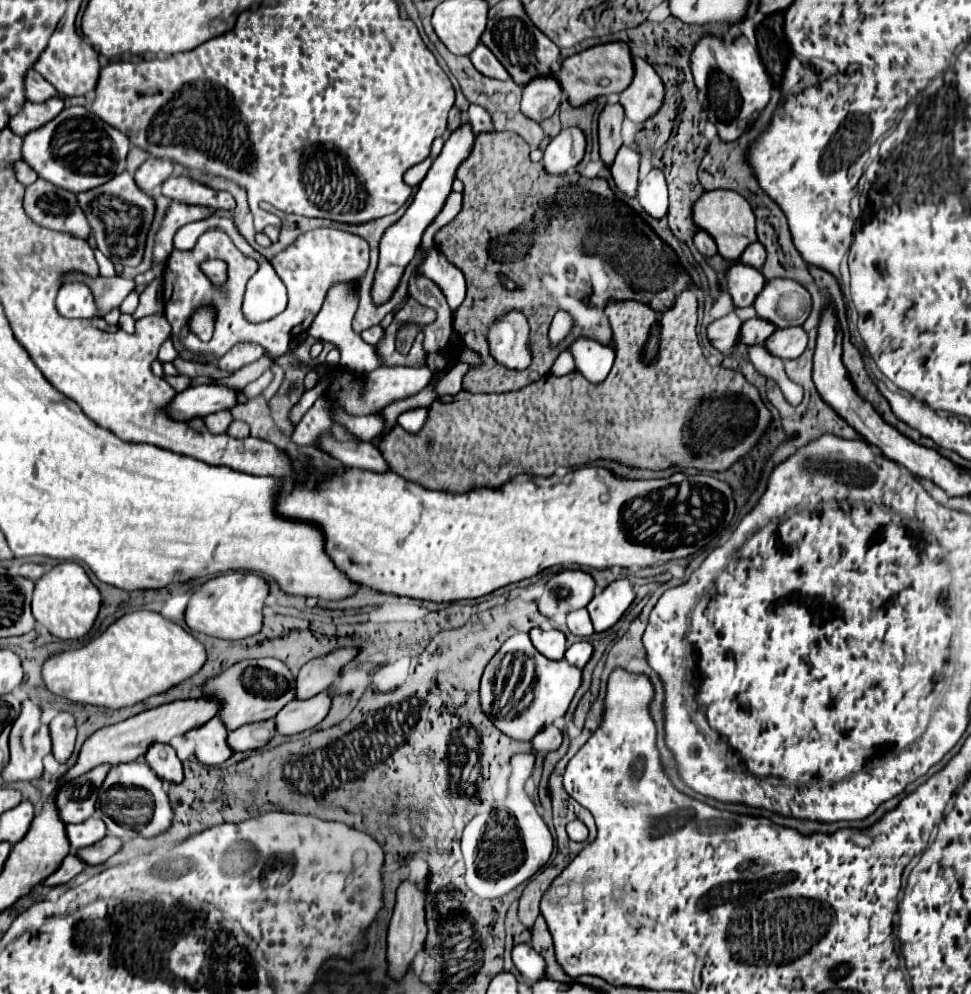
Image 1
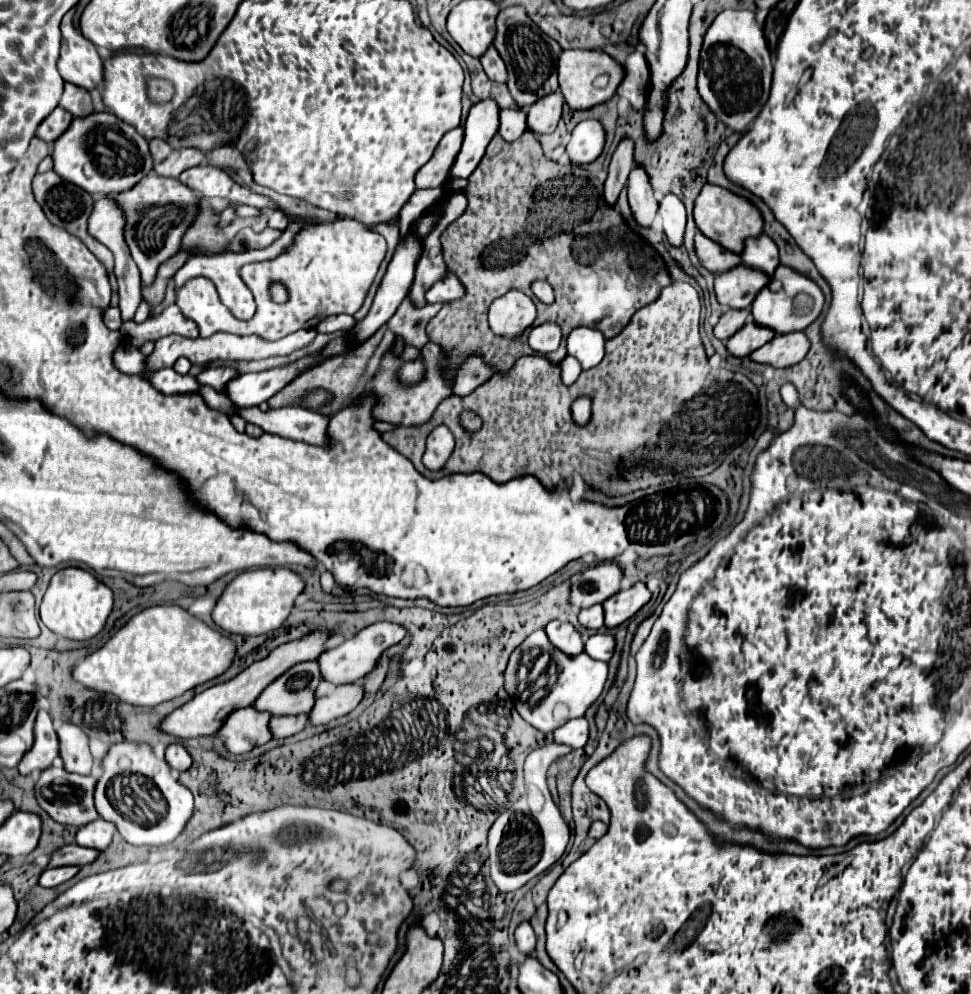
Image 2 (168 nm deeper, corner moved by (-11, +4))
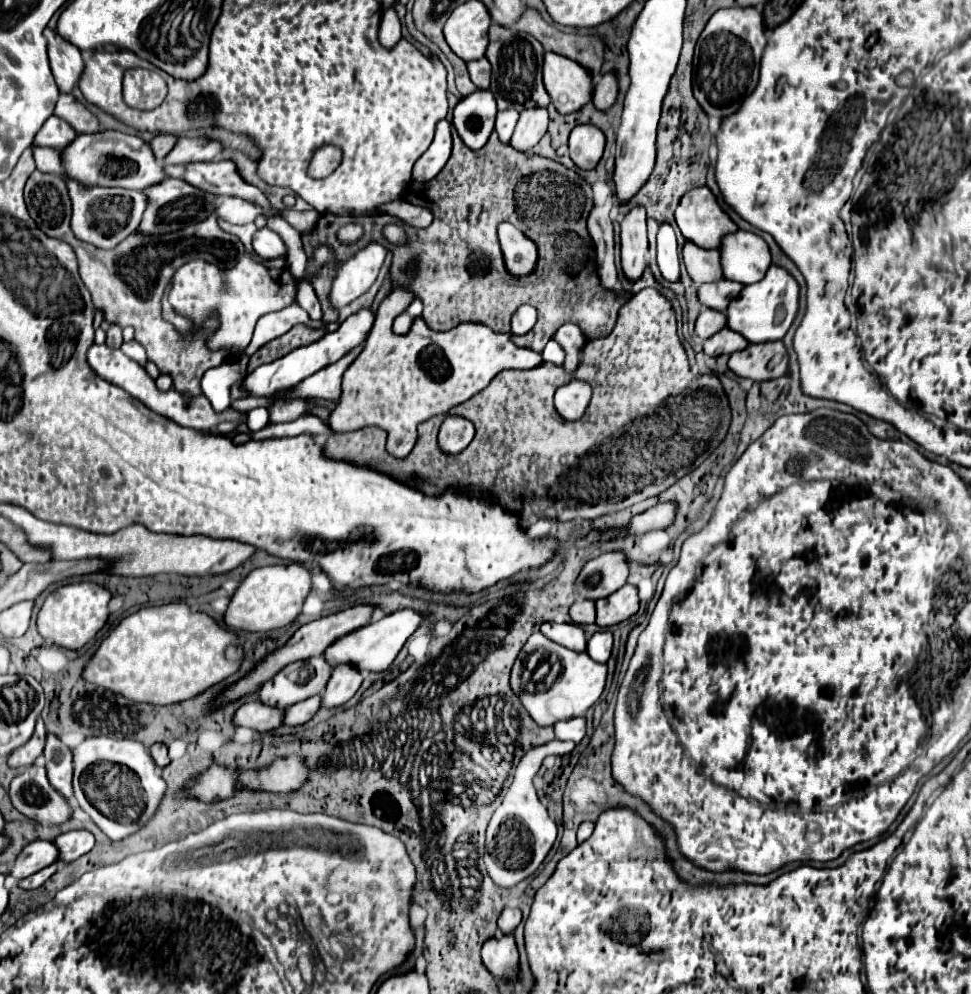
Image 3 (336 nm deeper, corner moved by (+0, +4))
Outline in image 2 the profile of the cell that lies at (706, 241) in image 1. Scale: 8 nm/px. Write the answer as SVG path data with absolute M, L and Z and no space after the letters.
M700 231L694 237L694 247L696 247L696 257L700 261L702 267L706 267L710 273L724 273L736 265L740 265L740 255L720 247L718 243L710 241L708 237L704 237Z

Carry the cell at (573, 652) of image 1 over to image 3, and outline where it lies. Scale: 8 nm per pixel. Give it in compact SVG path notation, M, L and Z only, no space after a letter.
M597 631L589 641L587 641L587 655L597 661L597 663L607 663L613 647L613 635L611 631Z

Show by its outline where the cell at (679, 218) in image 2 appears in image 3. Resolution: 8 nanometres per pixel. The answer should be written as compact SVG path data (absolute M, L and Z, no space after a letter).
M661 223L657 231L657 265L667 281L679 281L677 237L669 223Z

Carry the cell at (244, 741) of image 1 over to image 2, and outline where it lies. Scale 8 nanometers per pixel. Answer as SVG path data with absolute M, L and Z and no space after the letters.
M308 713L306 715L282 715L282 717L272 717L270 729L272 735L278 737L290 737L302 731L308 725Z

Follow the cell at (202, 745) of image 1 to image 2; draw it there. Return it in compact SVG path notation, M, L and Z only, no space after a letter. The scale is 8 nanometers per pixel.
M254 707L236 709L226 719L218 735L226 739L226 747L232 753L246 753L272 739L272 733L268 729L268 719L272 719L270 713L256 711Z

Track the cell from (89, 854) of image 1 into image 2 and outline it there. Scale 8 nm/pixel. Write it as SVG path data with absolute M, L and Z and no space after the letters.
M76 843L72 845L64 845L60 849L56 849L52 855L50 855L50 861L48 861L48 867L64 867L64 865L76 865L76 867L82 867L82 865L88 865L92 859L98 857L98 851L94 849L88 849L88 847L80 847Z

